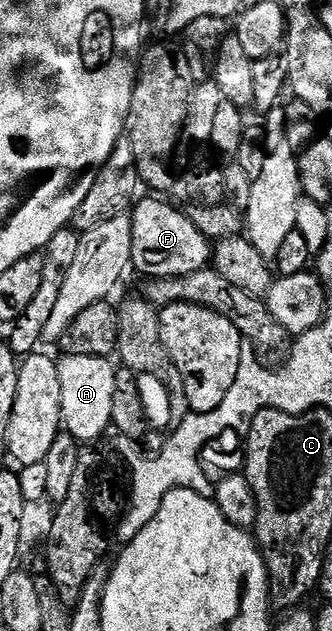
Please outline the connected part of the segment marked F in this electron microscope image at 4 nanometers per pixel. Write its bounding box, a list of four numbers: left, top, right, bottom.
[129,198,213,279]

